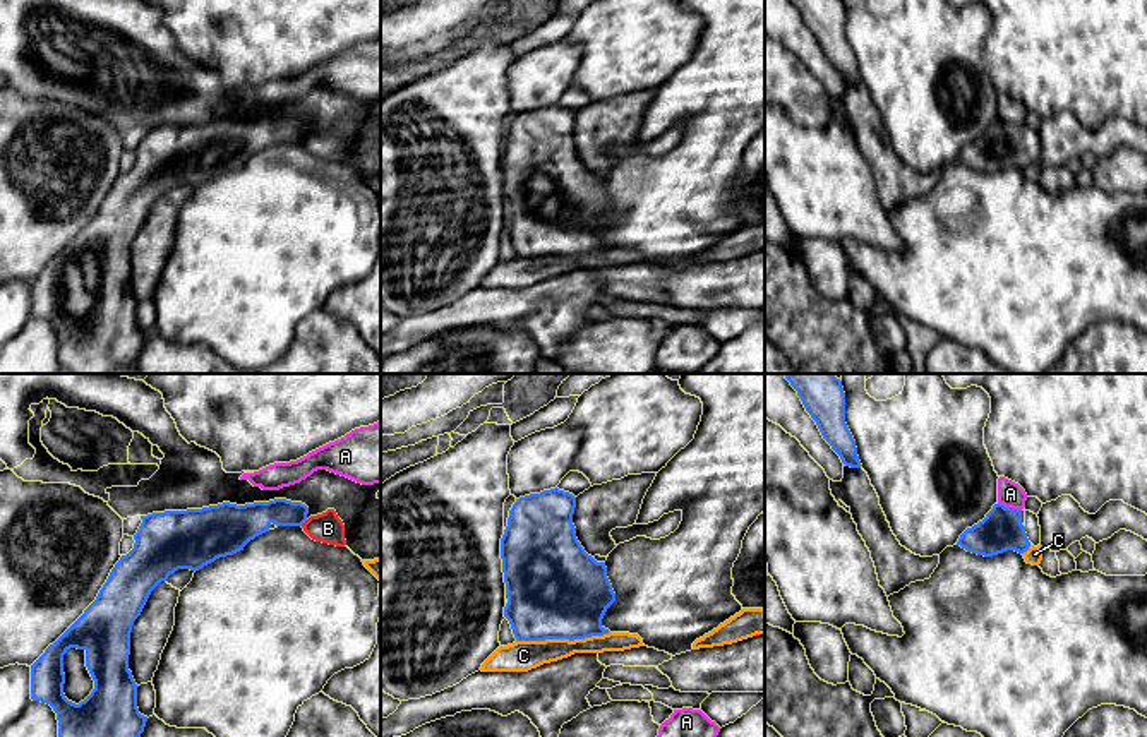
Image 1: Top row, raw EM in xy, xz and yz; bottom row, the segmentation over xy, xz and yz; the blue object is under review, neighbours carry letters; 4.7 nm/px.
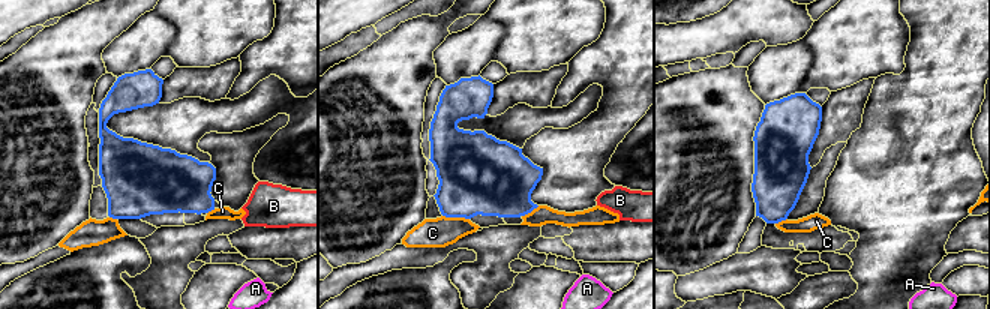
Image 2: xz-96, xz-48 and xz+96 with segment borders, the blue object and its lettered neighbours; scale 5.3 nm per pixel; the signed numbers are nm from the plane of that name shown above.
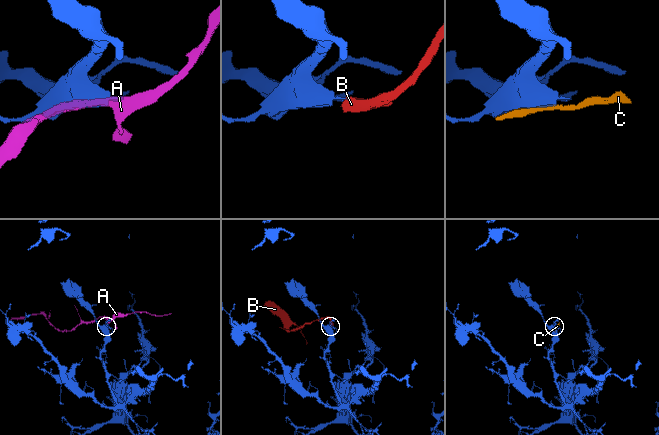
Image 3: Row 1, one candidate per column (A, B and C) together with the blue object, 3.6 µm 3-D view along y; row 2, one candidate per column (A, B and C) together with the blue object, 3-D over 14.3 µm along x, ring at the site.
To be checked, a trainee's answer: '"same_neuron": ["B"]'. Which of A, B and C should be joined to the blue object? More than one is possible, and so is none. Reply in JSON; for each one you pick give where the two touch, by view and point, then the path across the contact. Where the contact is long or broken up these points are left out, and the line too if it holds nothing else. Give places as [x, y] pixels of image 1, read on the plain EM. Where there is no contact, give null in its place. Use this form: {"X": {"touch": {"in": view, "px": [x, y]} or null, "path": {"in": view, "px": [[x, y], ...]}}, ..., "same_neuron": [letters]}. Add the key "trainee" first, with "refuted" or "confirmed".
{"trainee": "refuted", "same_neuron": []}

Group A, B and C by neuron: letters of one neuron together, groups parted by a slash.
A / B / C

